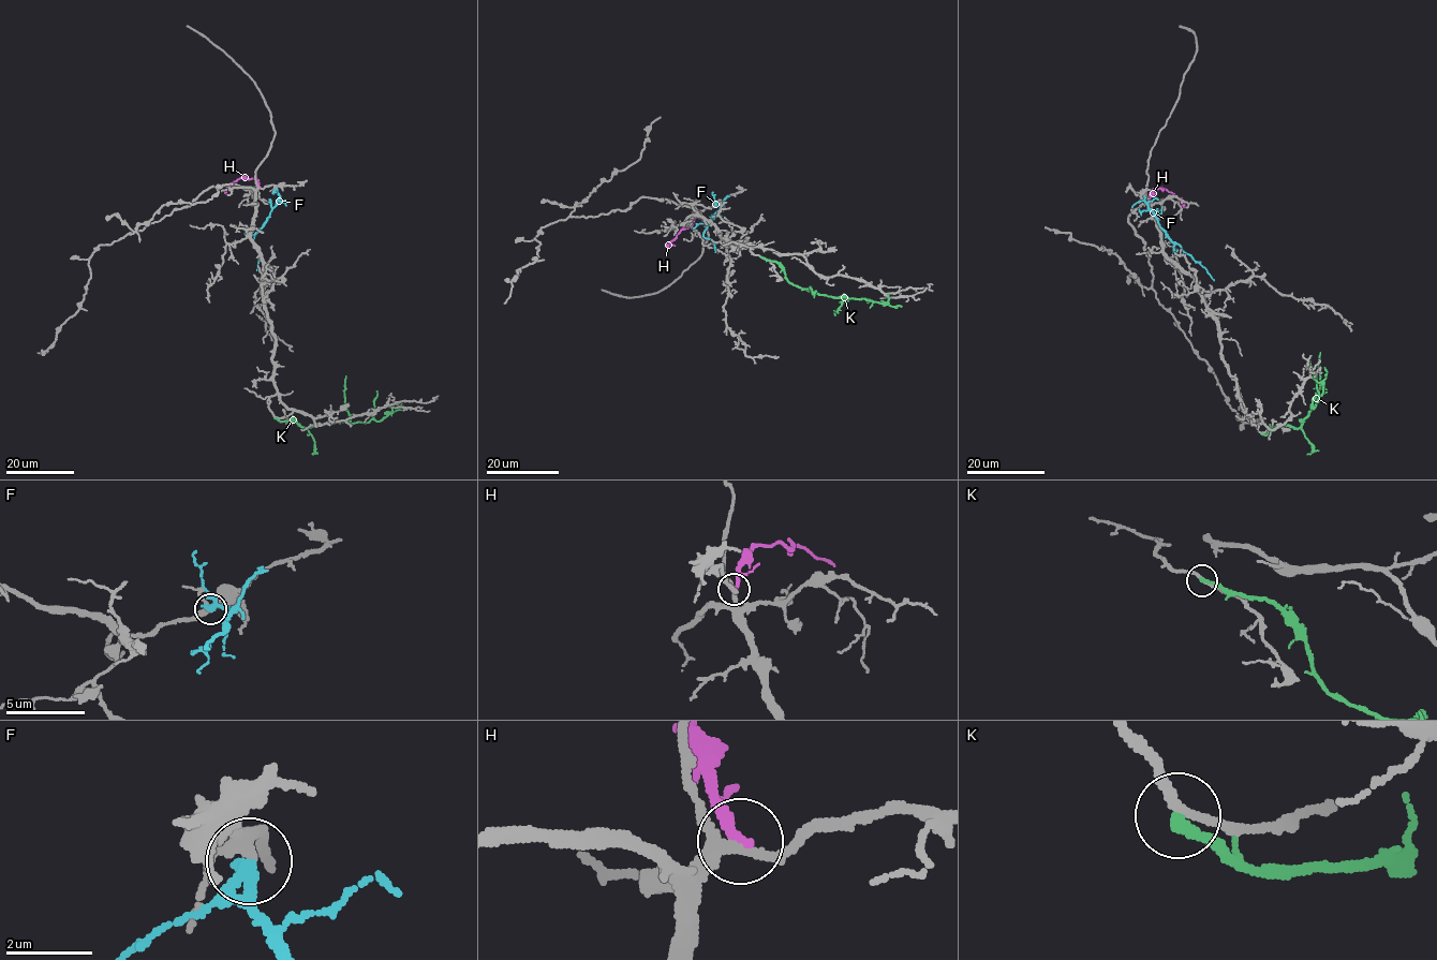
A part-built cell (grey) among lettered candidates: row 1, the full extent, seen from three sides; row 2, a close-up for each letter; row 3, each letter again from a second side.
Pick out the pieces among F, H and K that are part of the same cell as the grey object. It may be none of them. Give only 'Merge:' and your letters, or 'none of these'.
Merge: none of these

